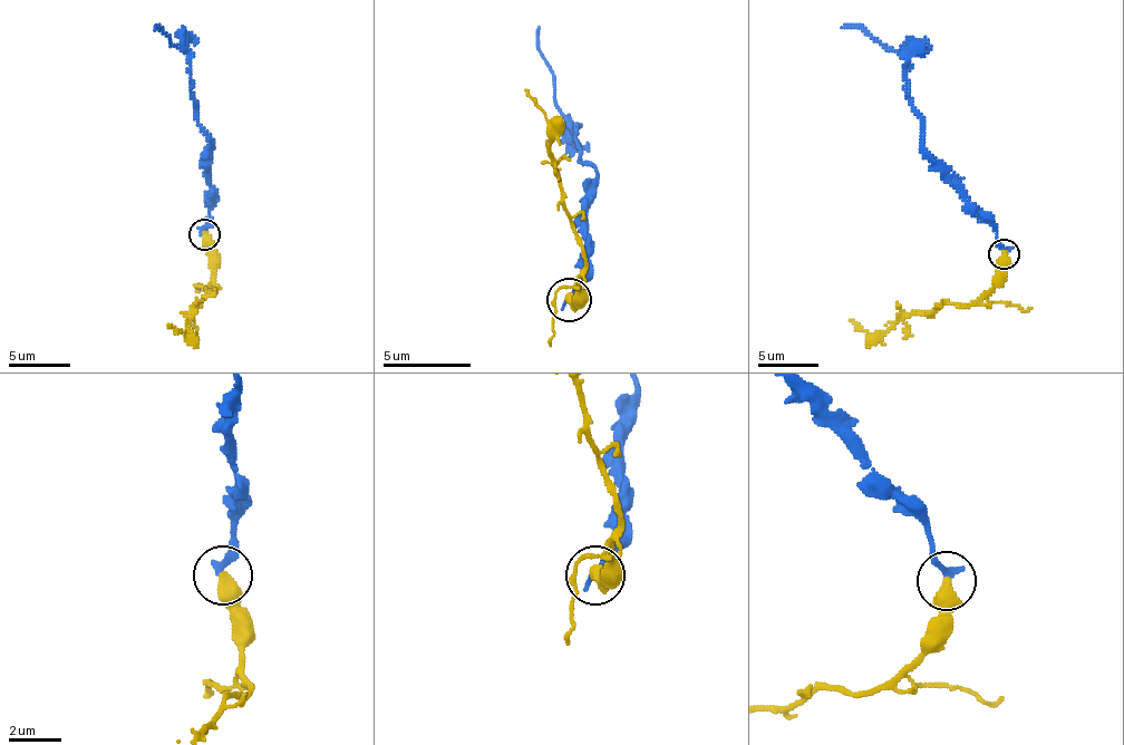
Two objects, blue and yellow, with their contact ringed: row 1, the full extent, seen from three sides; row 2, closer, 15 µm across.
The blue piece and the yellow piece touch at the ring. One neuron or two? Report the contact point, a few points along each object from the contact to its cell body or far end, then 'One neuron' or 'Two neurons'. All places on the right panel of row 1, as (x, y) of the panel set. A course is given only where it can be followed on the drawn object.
Place: (1004, 253). Course of blue: (1003, 254), (997, 228), (927, 150), (921, 114), (912, 105), (907, 61), (860, 28), (842, 28). Course of yellow: (1003, 254), (997, 282), (969, 305), (945, 303), (930, 311), (903, 313), (885, 331), (873, 334), (850, 319). Two neurons

